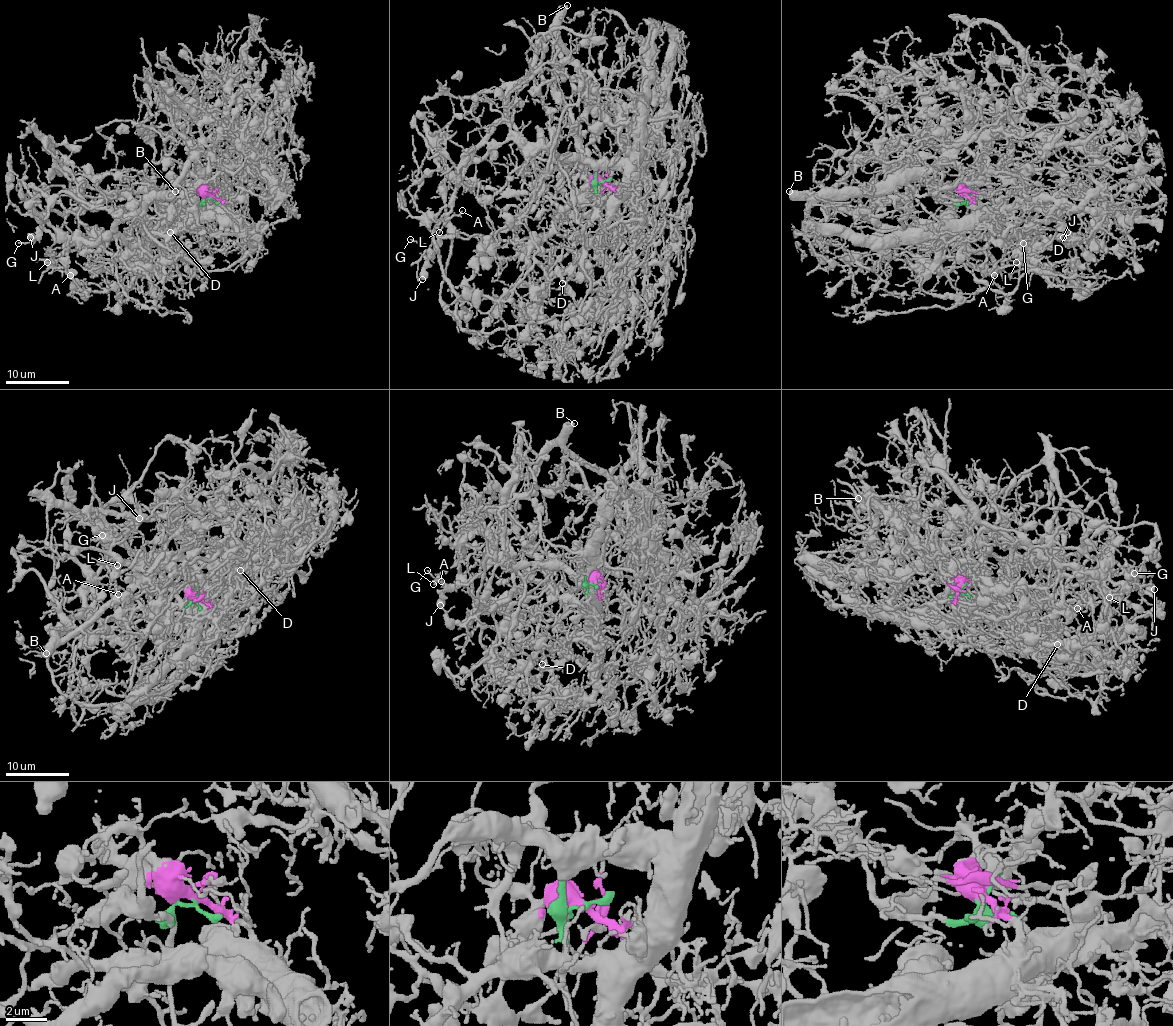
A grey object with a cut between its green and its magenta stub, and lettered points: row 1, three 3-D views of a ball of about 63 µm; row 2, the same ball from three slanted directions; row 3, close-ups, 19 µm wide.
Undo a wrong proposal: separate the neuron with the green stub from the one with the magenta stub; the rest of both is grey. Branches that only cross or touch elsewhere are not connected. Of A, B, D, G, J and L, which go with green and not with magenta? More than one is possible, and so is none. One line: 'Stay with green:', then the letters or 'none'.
Stay with green: A, B, G, J, L

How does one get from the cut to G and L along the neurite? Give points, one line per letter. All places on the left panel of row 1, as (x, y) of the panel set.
G: (211, 199), (195, 196), (193, 151), (173, 184), (98, 242), (58, 240), (42, 221), (31, 242), (18, 243)
L: (211, 199), (195, 196), (193, 151), (190, 165), (143, 208), (98, 242), (60, 239), (47, 262)

